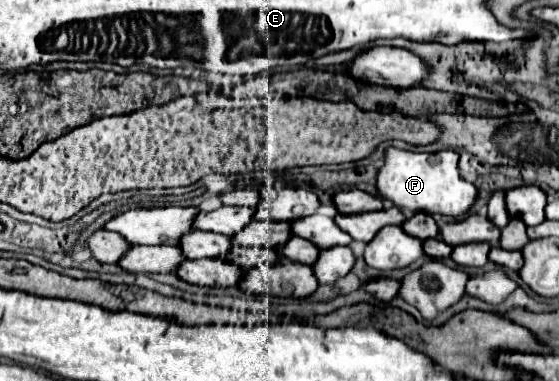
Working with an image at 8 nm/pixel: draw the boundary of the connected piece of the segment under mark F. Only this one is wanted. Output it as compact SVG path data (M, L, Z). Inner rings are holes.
M389 148L385 152L385 166L377 174L377 188L381 196L391 200L397 208L459 218L465 216L475 204L477 188L461 178L457 162L459 162L459 154L455 150L419 154L419 152Z

